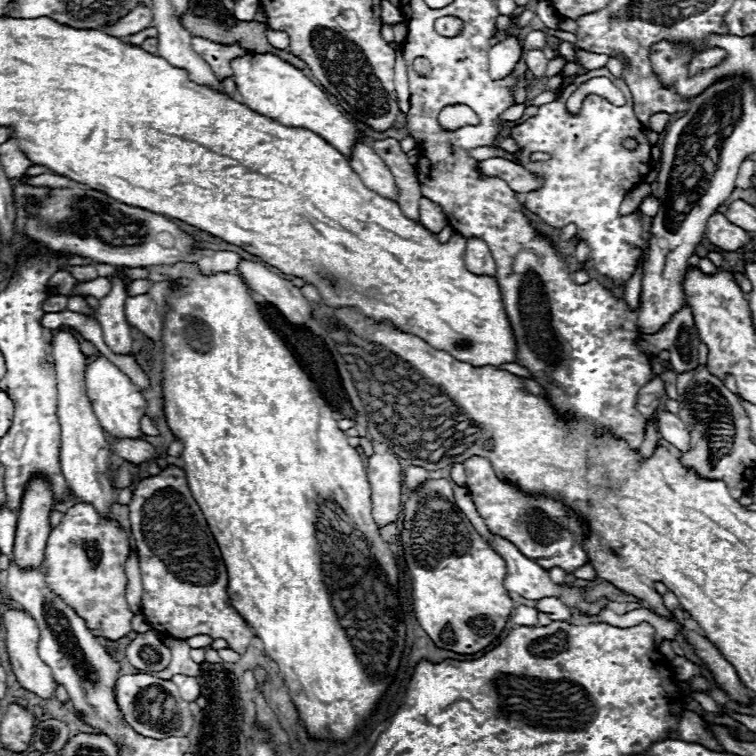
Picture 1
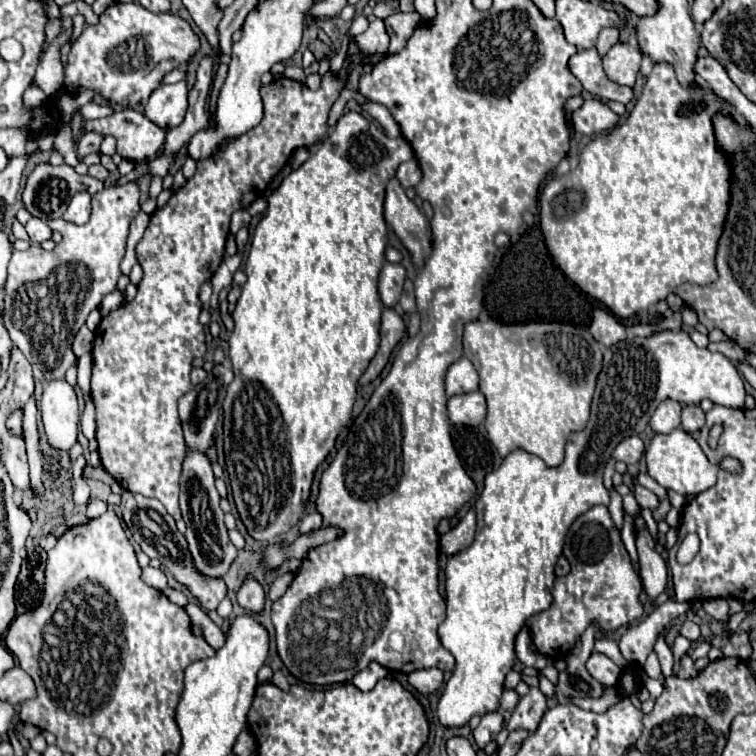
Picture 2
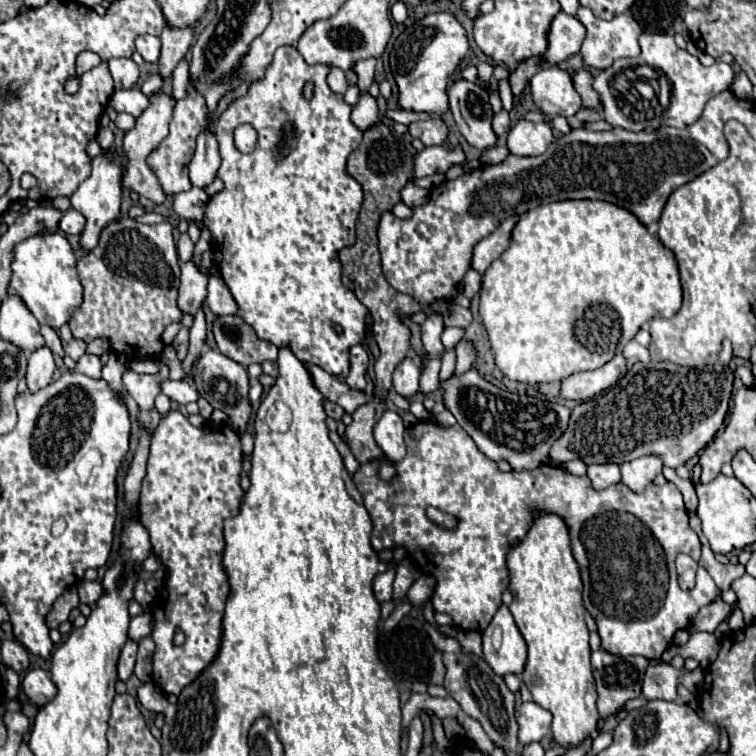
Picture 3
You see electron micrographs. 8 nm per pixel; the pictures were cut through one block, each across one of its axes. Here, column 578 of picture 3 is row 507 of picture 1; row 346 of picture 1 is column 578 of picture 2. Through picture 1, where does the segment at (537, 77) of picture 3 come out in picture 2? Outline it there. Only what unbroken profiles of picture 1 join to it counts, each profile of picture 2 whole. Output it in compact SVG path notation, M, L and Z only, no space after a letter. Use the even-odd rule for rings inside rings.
M594 48L576 52L570 58L568 68L582 82L586 92L590 92L602 100L618 100L622 104L628 104L634 98L632 88L610 84L610 80L606 78L606 74L602 70L602 58L598 56L598 52Z

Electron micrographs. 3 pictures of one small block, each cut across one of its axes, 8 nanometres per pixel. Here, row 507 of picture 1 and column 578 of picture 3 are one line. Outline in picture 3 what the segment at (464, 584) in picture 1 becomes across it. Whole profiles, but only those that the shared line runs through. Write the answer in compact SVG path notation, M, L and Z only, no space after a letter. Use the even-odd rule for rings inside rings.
M636 362L626 372L626 376L618 380L618 384L614 384L610 390L586 402L580 402L572 410L570 426L562 434L562 438L554 442L548 458L558 464L570 462L574 460L574 456L580 456L586 464L604 464L604 462L624 464L626 460L634 460L638 456L658 454L664 466L676 468L680 464L686 464L686 460L696 456L722 426L728 412L732 378L734 372L728 366L718 366L718 364L702 370L690 370L676 366L672 362L650 362L650 364Z

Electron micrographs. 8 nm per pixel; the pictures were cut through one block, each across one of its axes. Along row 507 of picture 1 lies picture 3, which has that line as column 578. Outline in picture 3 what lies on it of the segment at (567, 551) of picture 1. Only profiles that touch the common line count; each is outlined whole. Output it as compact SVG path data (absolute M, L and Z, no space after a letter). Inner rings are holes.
M418 422L406 430L406 446L408 454L402 462L394 464L396 478L392 482L382 482L378 478L380 462L366 463L352 476L356 488L364 496L364 506L368 508L374 522L370 542L376 552L380 552L382 548L406 546L418 568L438 580L438 598L432 598L434 610L448 614L462 630L482 632L490 624L494 612L500 608L500 596L508 588L506 552L512 542L516 542L528 532L534 516L530 510L556 512L566 520L570 528L572 552L582 570L584 608L598 624L602 650L610 654L638 654L648 660L660 660L664 650L672 644L674 632L678 628L688 628L696 612L720 596L712 576L702 566L698 568L696 588L692 592L684 592L678 586L674 558L678 552L686 552L694 560L700 560L700 540L688 524L682 494L672 482L666 482L664 486L650 484L640 494L632 492L622 482L598 492L590 484L588 476L574 476L564 468L550 464L542 464L542 468L530 472L502 472L494 460L478 452L478 446L474 444L474 440L470 440L468 432L460 424L442 428L436 422ZM428 506L456 516L456 528L448 530L434 524L426 516Z

